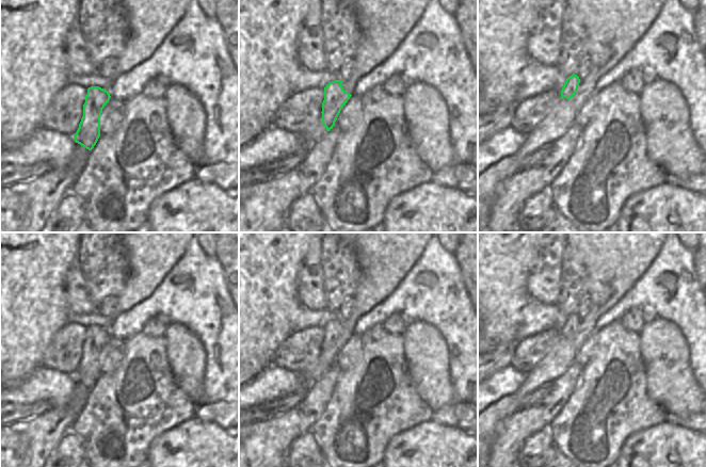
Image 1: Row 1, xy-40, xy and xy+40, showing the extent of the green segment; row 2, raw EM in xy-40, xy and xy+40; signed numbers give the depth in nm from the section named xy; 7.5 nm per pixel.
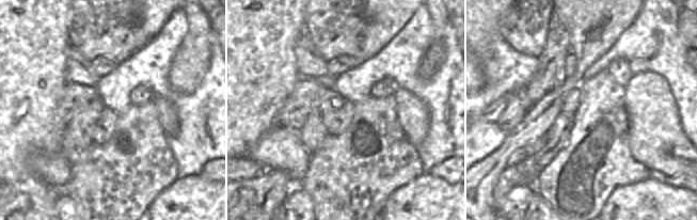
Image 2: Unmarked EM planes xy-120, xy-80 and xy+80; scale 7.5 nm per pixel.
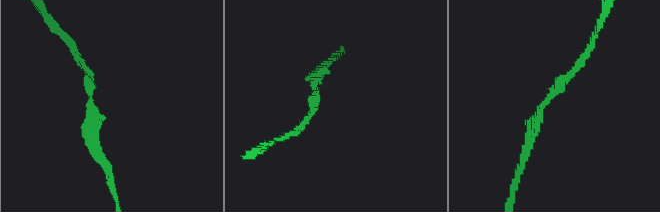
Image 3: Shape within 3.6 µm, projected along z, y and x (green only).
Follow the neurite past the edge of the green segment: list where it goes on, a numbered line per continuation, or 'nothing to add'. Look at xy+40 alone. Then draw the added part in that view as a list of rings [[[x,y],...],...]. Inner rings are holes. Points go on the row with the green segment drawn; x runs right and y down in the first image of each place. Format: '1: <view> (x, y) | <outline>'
nothing to add

